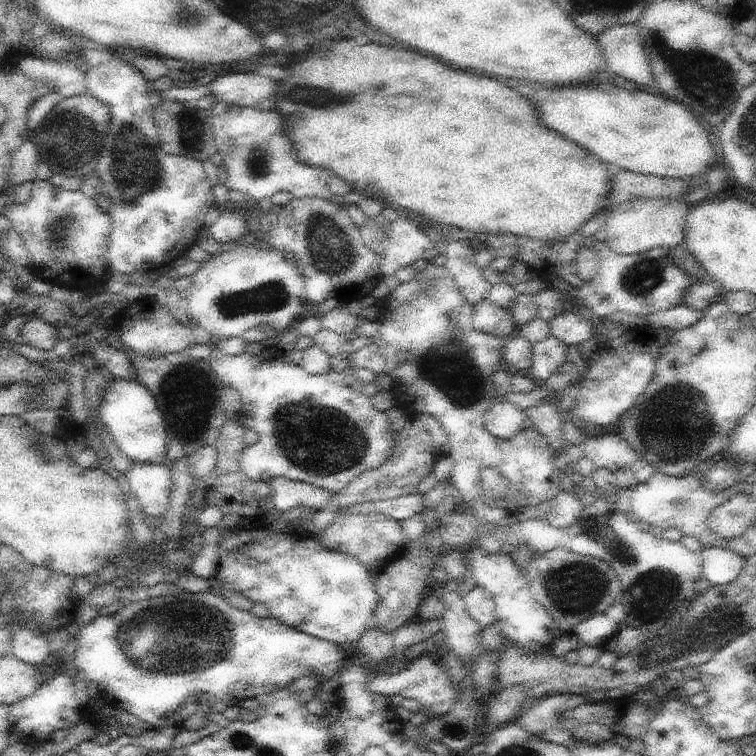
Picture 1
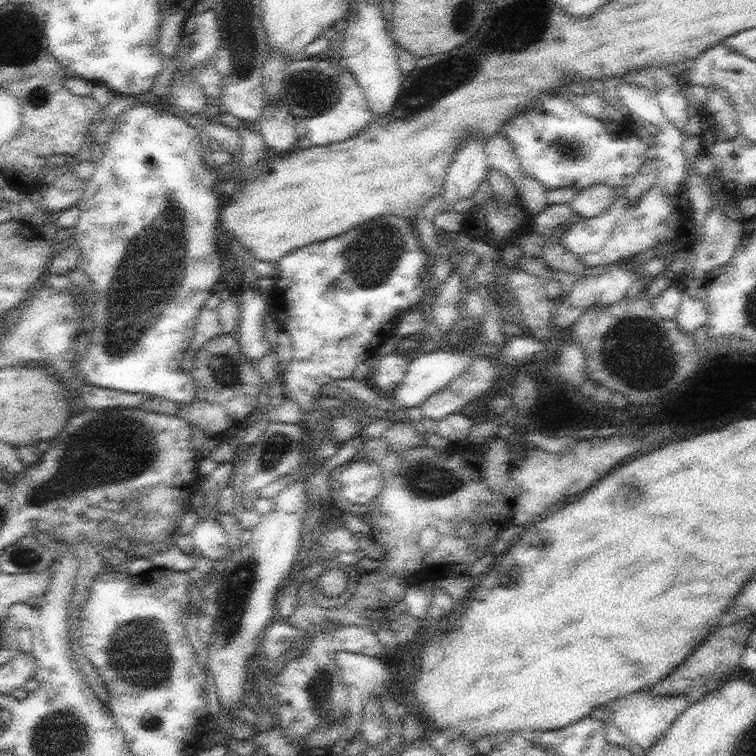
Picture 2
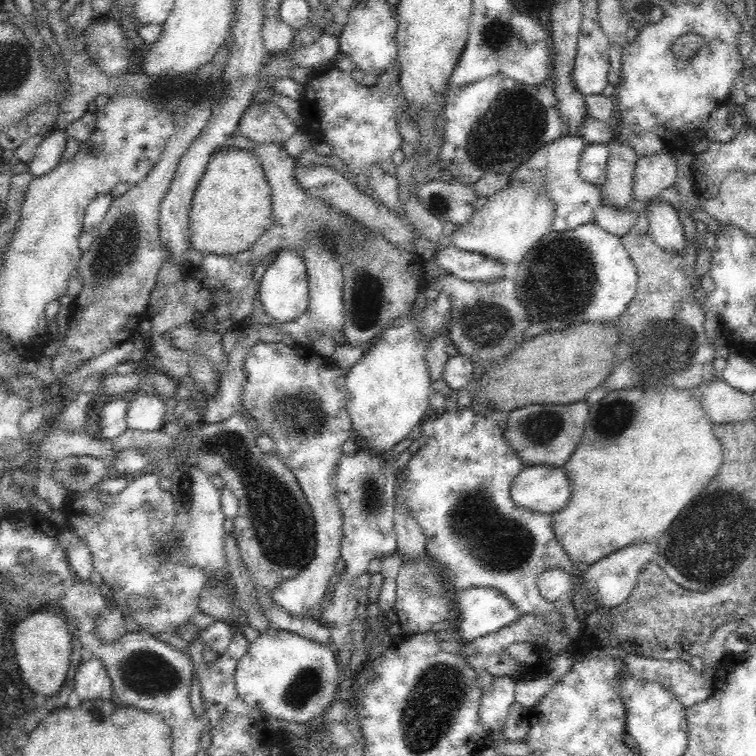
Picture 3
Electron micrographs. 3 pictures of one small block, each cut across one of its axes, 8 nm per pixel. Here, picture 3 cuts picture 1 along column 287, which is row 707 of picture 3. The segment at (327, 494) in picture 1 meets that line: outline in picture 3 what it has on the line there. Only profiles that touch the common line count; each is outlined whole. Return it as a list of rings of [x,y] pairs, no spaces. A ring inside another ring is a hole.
[[[506,675],[494,683],[495,686],[480,700],[478,718],[488,732],[501,732],[515,702],[516,680]]]

